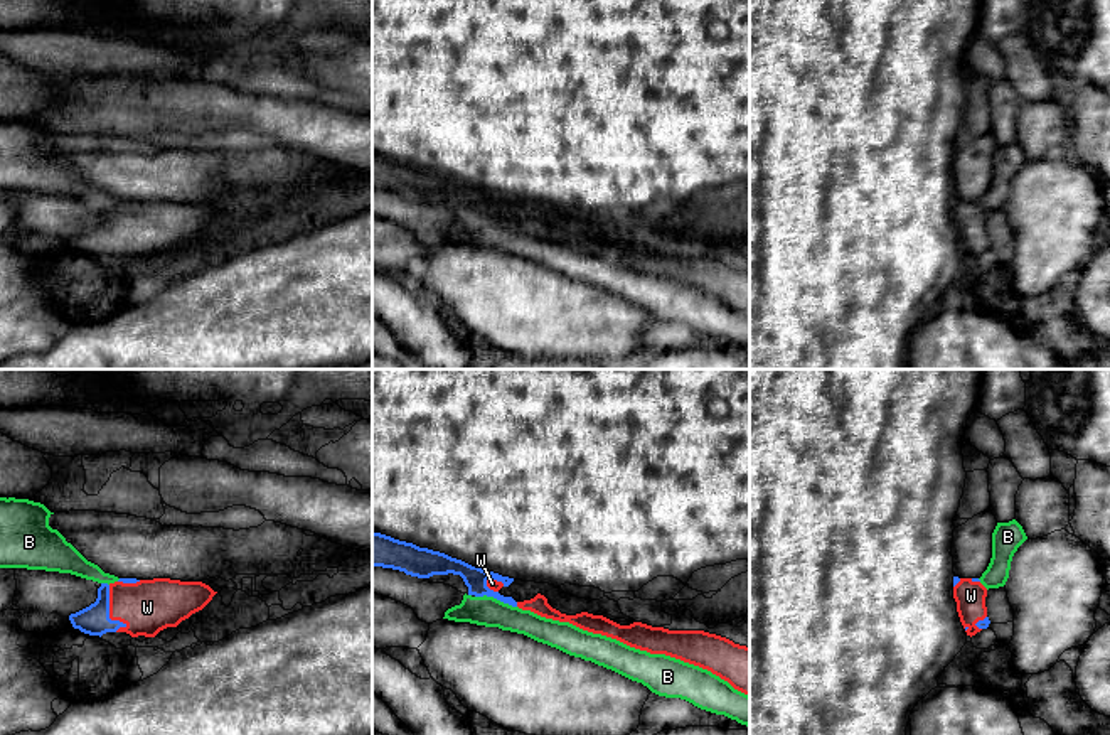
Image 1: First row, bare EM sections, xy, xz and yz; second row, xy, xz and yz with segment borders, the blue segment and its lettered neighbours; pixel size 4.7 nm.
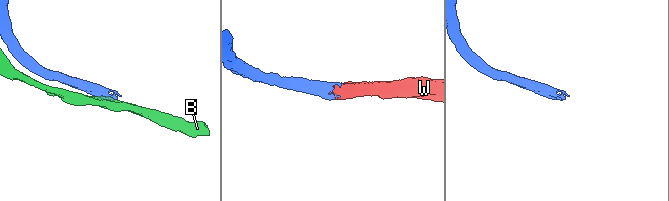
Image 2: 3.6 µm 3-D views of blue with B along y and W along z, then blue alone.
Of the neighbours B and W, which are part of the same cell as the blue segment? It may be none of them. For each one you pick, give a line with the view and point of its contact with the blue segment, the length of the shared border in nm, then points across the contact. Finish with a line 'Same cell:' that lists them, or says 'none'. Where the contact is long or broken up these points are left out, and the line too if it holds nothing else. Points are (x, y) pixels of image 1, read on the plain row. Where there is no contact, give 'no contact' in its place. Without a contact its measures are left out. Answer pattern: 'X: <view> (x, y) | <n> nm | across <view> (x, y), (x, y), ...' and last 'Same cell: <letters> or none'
W: xy (108, 235) | 220 nm | across xy (95, 241), (108, 235), (118, 230), (147, 230)
Same cell: W

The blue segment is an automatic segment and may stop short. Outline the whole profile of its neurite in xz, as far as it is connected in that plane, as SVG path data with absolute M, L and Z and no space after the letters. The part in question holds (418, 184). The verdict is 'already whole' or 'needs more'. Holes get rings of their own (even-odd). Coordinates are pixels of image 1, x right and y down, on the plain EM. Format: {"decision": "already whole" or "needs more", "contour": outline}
{"decision": "needs more", "contour": "M372 155L372 189L399 192L418 201L448 196L460 197L468 209L468 217L494 219L541 239L569 244L583 253L616 261L630 270L680 282L711 293L734 312L750 319L750 270L734 266L726 260L704 253L669 253L642 244L620 248L603 238L588 234L566 238L552 231L541 216L531 223L515 224L512 219L499 216L514 201L485 194L445 175L419 170L381 155Z"}

